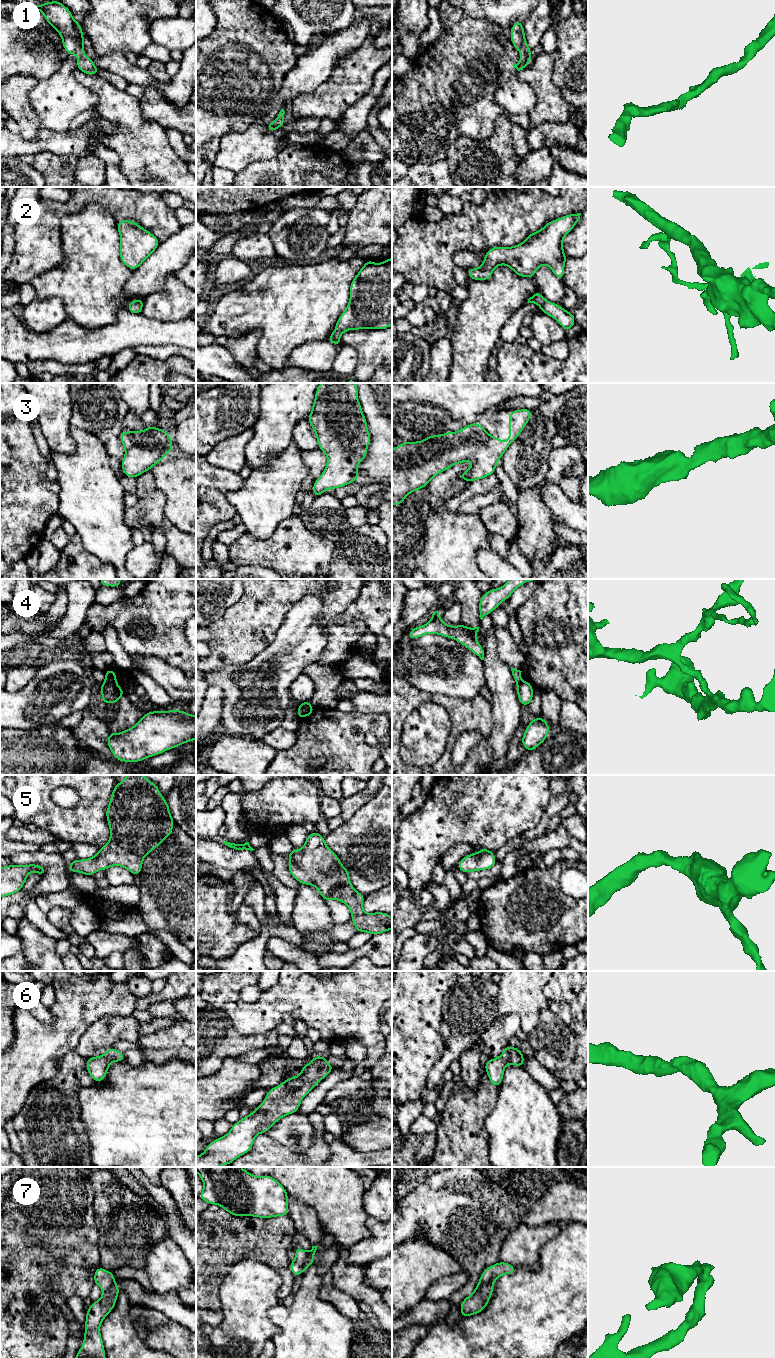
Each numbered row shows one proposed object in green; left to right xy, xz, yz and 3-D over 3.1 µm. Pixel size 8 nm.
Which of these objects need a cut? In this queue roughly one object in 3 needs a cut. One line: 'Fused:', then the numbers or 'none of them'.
Fused: 2, 4, 7

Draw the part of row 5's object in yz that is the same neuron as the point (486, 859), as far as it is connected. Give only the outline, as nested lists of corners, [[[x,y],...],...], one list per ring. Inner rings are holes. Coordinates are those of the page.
[[[481,848],[479,852],[473,852],[462,858],[457,864],[457,869],[467,874],[472,871],[488,870],[492,868],[496,862],[497,860],[494,857],[493,851]]]

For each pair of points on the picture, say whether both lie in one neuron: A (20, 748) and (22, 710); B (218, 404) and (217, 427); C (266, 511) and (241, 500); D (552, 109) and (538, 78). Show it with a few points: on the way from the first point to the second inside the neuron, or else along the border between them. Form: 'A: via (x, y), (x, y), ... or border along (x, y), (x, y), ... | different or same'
A: border along (43, 725), (32, 729), (10, 728) | different
B: via (218, 410), (217, 421) | same
C: via (260, 505), (257, 502), (247, 501) | same
D: via (549, 101), (544, 86) | same

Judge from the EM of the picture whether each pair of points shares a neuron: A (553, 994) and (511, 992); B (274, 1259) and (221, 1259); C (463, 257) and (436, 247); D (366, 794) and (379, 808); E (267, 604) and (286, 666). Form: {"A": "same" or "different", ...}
{"A": "different", "B": "same", "C": "different", "D": "different", "E": "different"}

